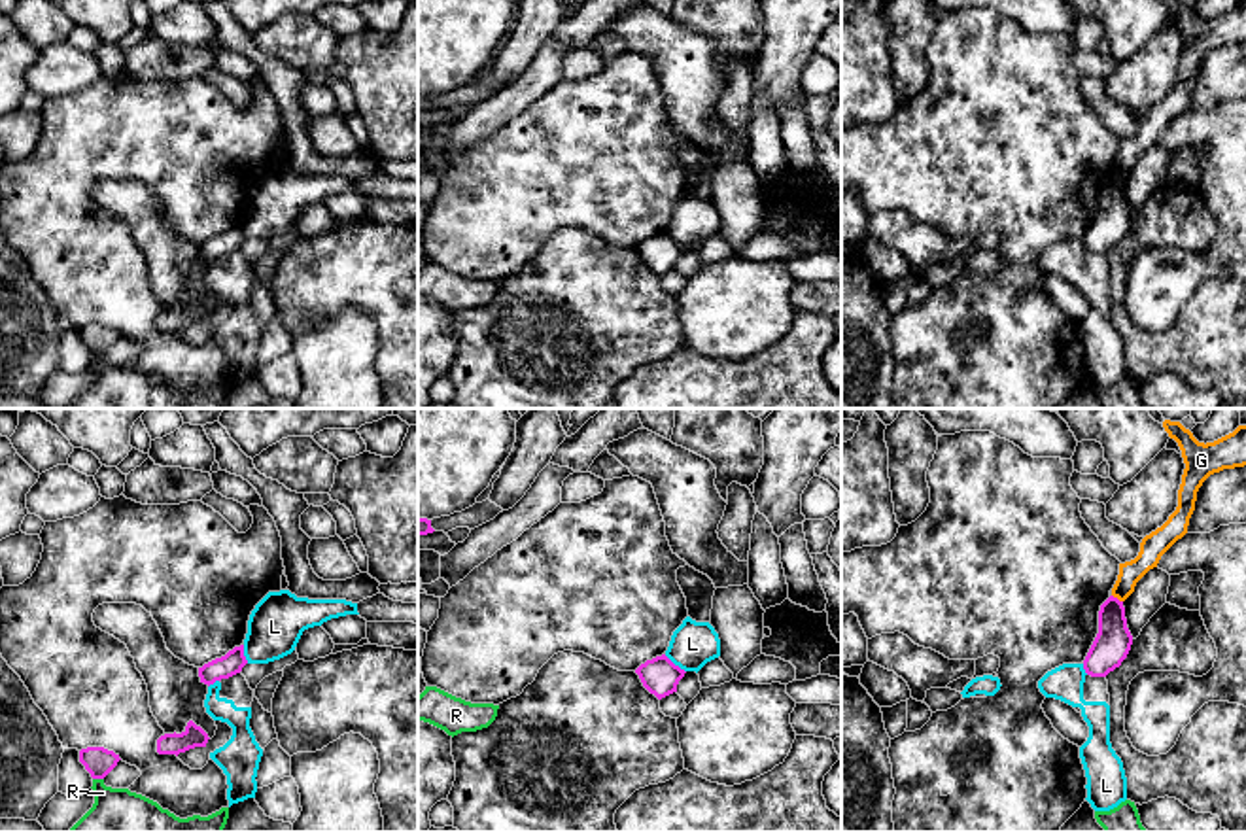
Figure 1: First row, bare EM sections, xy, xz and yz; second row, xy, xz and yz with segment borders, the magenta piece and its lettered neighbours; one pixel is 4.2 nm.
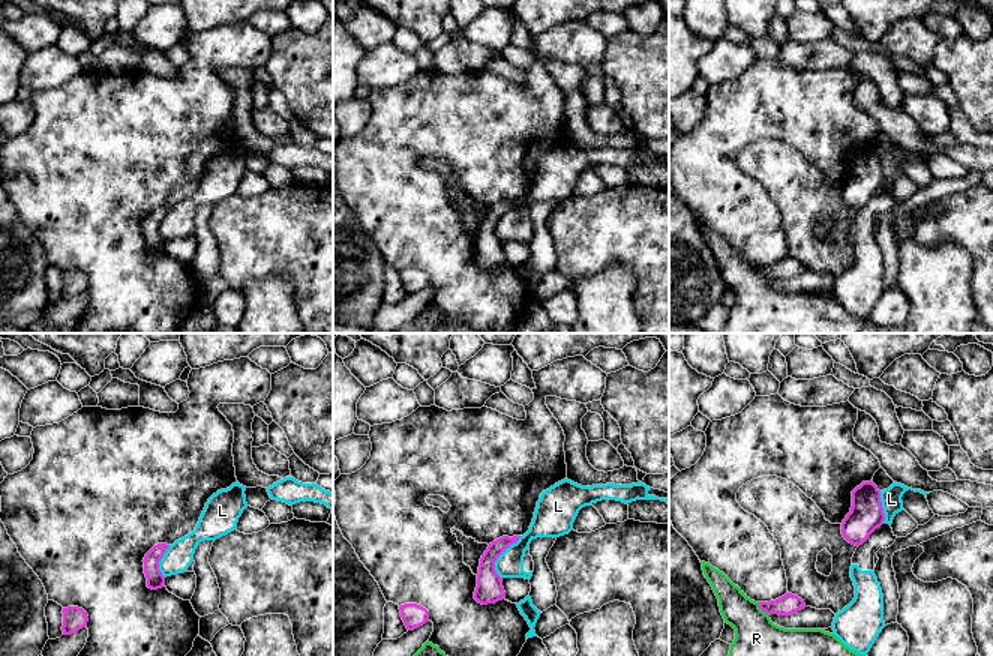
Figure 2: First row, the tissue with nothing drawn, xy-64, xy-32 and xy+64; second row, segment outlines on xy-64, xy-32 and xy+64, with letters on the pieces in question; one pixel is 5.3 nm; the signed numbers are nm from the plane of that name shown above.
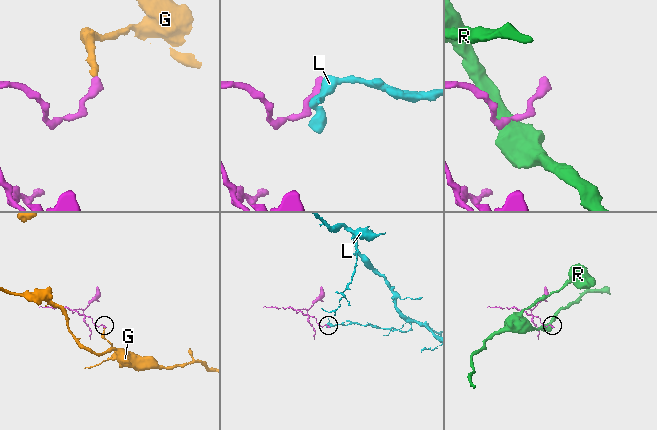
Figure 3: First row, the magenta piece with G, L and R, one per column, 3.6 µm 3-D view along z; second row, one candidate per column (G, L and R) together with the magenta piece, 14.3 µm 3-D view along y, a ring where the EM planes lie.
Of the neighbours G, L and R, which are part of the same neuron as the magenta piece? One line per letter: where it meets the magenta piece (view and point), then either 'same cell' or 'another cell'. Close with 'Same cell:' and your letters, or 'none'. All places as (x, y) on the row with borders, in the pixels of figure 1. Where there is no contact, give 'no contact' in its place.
G: meets magenta in yz at (1116, 598); another cell
L: meets magenta in xz at (674, 664); another cell
R: meets magenta in xy at (99, 778); another cell
Same cell: none

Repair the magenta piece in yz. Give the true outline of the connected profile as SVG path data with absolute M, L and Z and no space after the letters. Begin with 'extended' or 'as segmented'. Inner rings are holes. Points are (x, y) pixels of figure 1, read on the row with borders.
as segmented; M1110 596L1099 611L1099 633L1083 660L1083 669L1091 677L1106 677L1121 666L1133 645L1127 628L1123 601Z

